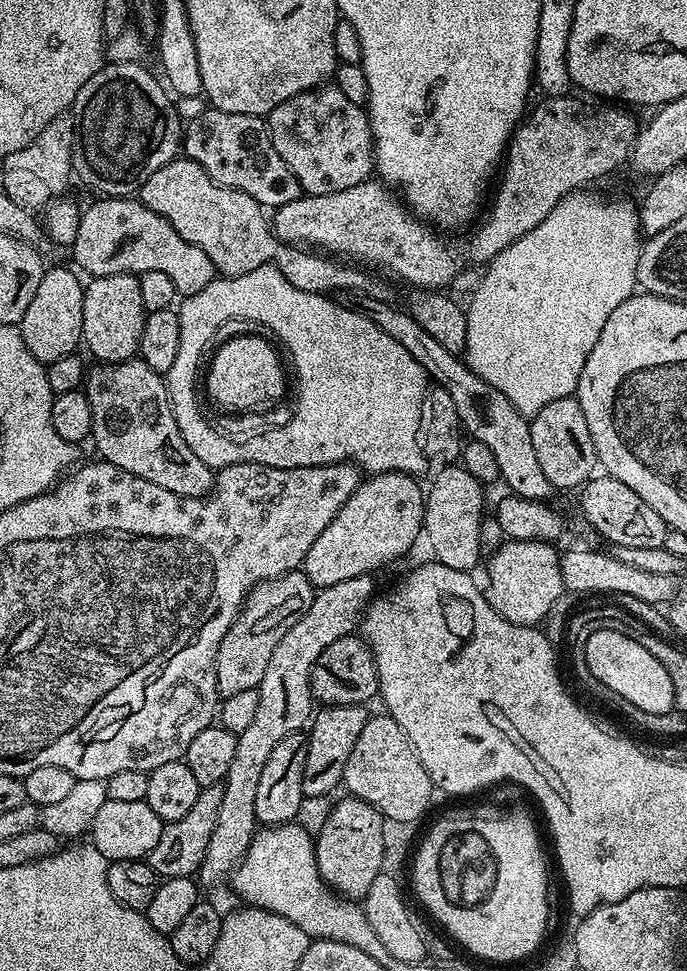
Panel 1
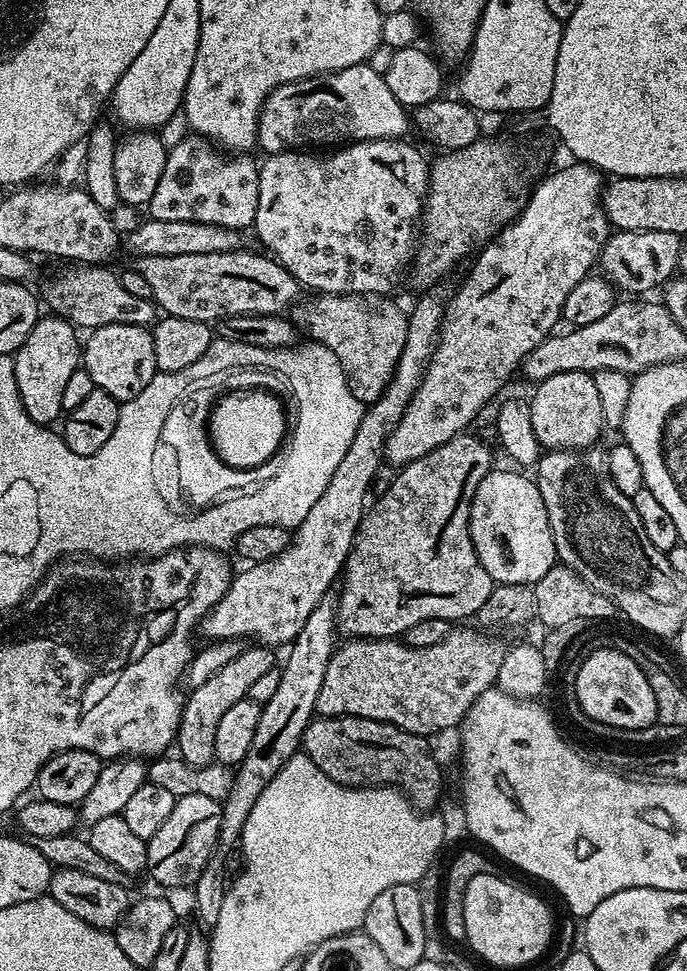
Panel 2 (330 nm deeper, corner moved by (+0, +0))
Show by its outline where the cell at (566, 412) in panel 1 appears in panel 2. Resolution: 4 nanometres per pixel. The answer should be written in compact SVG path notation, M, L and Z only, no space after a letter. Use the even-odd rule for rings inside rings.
M563 372L539 381L536 393L527 401L531 425L537 442L548 450L587 448L595 445L600 431L605 431L606 417L595 379L586 372Z

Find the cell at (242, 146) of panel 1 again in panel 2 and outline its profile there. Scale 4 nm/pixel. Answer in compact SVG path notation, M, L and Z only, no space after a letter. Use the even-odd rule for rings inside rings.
M186 135L178 146L168 149L162 178L158 178L154 198L150 198L146 206L147 215L166 222L202 222L233 230L251 229L258 210L260 170L257 161L250 157L248 154L225 154L207 138Z

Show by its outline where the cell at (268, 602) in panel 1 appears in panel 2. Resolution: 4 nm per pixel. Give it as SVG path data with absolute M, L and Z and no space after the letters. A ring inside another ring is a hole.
M248 646L238 658L233 658L222 666L222 670L217 670L211 678L206 678L202 686L191 689L187 693L180 725L176 731L174 741L175 751L178 756L196 768L206 767L215 761L214 754L214 734L218 731L218 722L222 719L222 714L234 706L234 702L247 697L250 686L254 686L254 681L267 674L271 668L277 667L278 656L271 647L268 646Z

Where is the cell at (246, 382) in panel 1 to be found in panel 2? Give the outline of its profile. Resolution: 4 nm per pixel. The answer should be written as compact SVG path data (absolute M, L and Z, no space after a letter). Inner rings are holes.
M260 386L241 388L239 391L225 392L212 405L207 419L207 434L222 463L234 468L256 468L267 465L268 459L276 451L281 451L286 440L284 408L279 398L271 395L274 394Z

